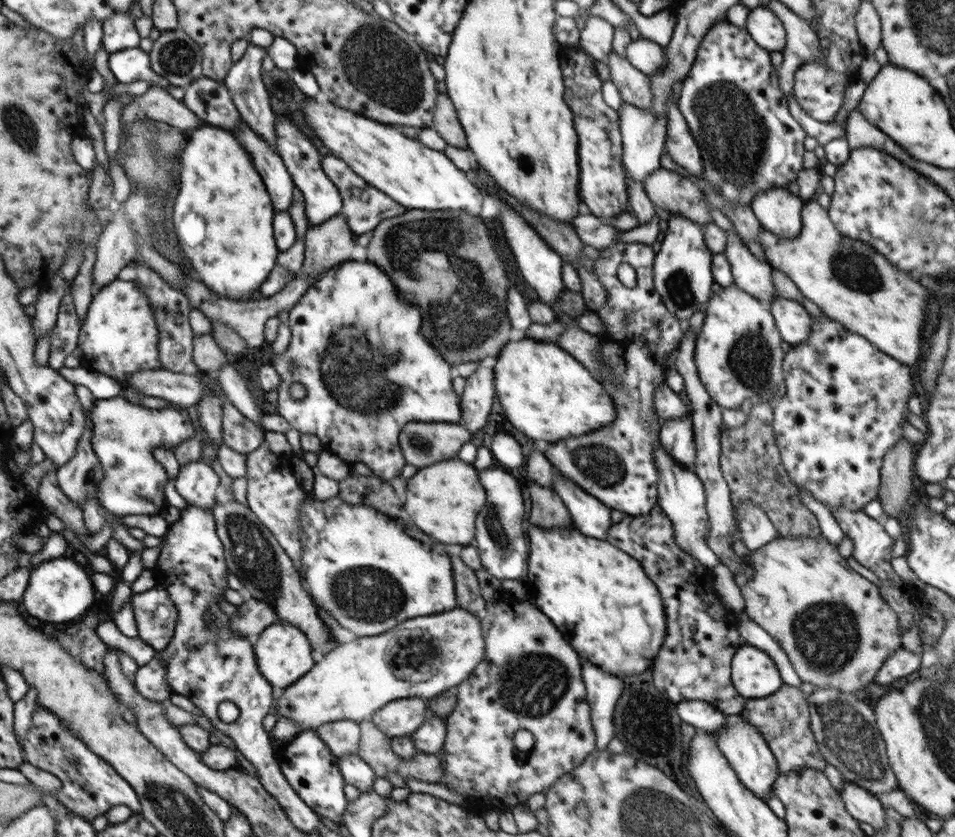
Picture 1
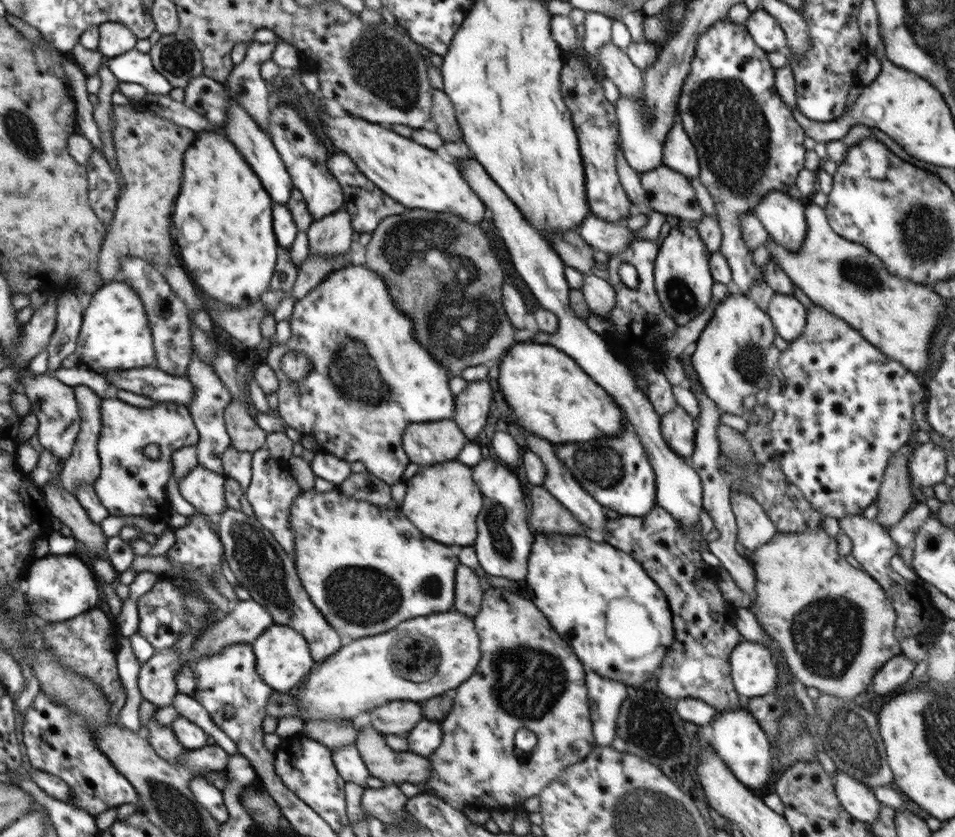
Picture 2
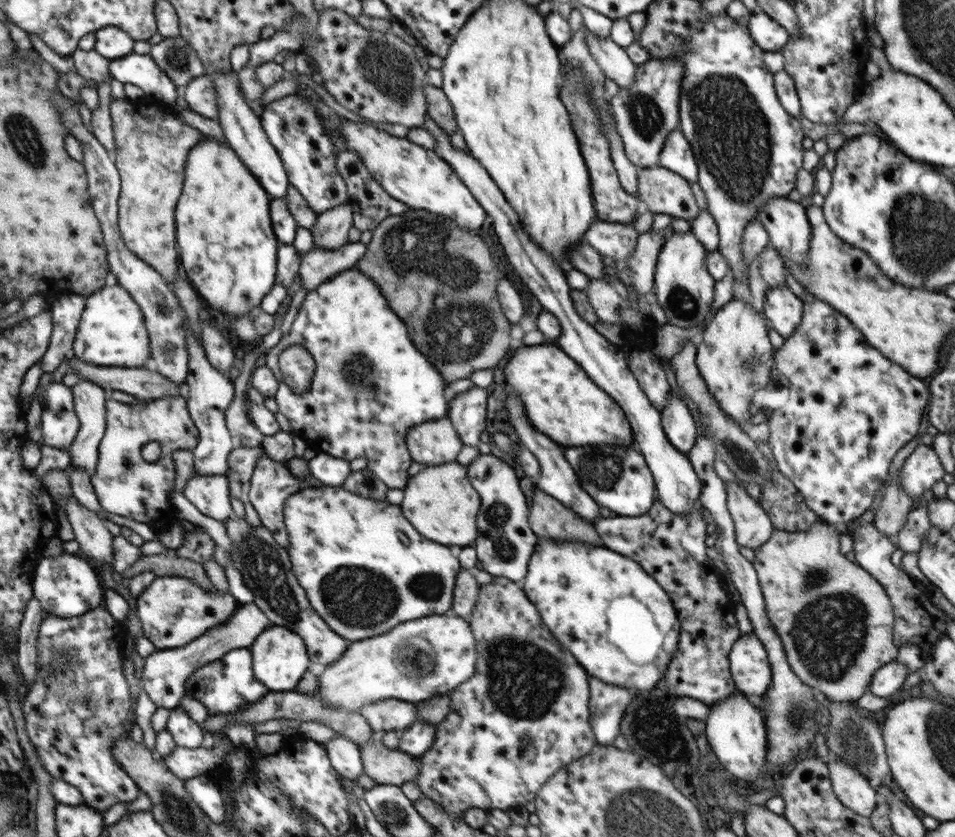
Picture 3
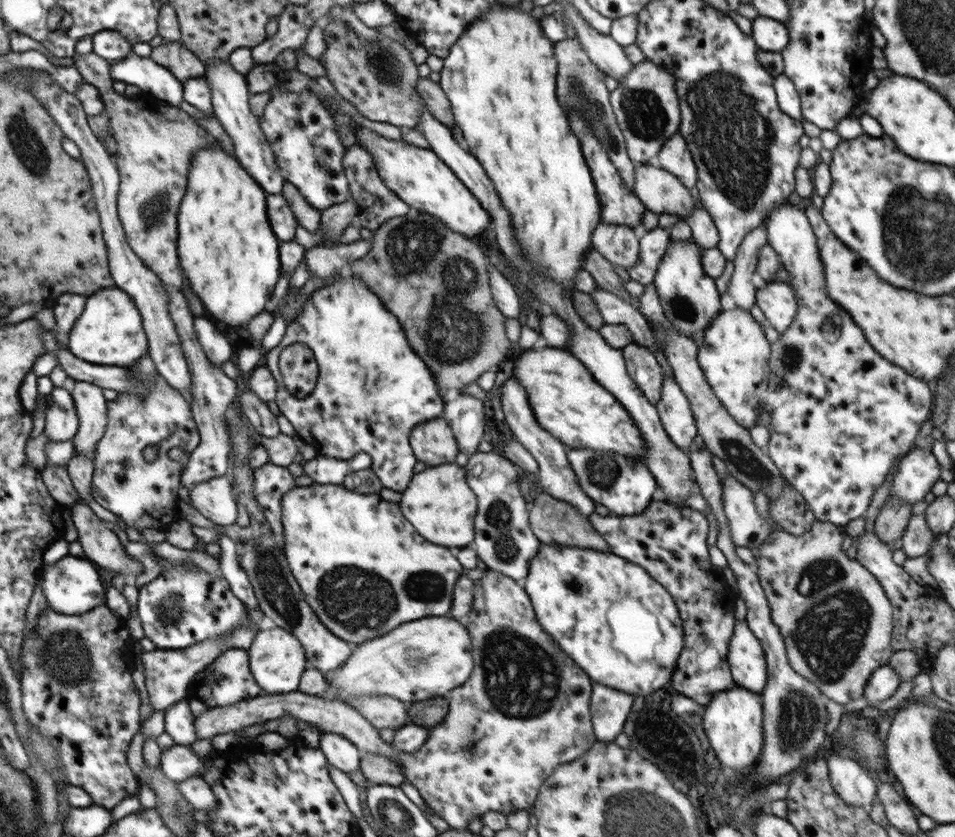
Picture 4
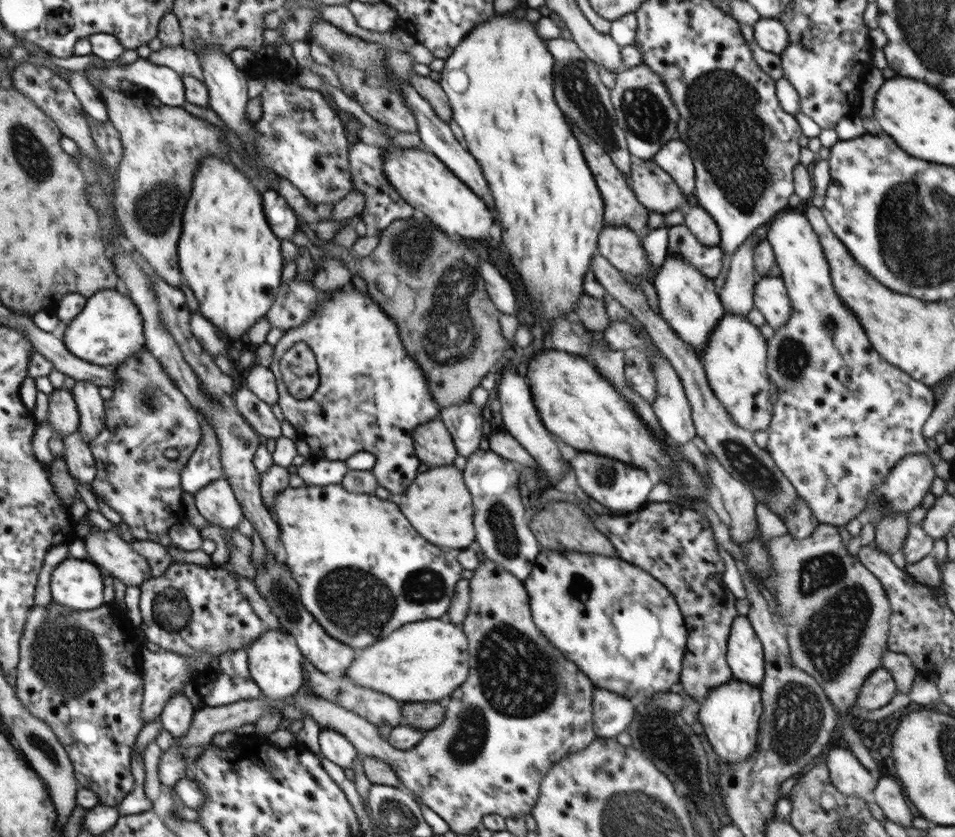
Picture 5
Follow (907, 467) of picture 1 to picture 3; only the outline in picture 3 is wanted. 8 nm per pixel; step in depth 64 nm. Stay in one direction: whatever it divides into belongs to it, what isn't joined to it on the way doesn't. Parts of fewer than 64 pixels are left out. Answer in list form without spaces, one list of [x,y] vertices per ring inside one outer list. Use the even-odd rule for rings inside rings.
[[[896,474],[884,487],[882,501],[876,509],[872,522],[875,528],[878,528],[880,532],[892,540],[896,538],[897,533],[906,523],[910,511],[915,507],[915,500],[902,489],[900,482],[901,479]]]

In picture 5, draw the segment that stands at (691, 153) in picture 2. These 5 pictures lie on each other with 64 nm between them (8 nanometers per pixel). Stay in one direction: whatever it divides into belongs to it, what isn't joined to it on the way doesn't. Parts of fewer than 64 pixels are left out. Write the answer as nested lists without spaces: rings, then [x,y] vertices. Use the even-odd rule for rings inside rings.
[[[678,137],[669,140],[658,150],[652,160],[668,174],[674,177],[674,182],[687,198],[693,199],[695,190],[694,160],[689,148]]]

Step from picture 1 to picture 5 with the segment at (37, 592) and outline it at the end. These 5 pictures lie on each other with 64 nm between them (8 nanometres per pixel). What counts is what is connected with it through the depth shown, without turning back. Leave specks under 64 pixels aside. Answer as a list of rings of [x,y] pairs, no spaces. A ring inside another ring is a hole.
[[[68,557],[50,577],[51,600],[70,610],[92,610],[104,605],[104,584],[100,570],[92,562]]]

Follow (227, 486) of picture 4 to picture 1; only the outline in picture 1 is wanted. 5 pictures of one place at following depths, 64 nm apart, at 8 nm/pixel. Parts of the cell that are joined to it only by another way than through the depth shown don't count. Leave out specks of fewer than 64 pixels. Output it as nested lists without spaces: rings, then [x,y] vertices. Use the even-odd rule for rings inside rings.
[[[190,462],[179,468],[178,475],[174,478],[174,486],[188,505],[200,508],[214,506],[218,476],[208,463]]]

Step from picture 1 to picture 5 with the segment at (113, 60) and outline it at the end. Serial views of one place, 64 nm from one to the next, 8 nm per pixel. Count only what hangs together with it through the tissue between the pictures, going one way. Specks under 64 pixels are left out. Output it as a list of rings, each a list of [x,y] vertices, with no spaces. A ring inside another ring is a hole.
[[[140,57],[130,64],[116,64],[115,67],[95,70],[92,74],[99,84],[118,91],[121,91],[120,81],[128,80],[136,88],[147,89],[152,97],[164,105],[181,107],[187,101],[182,77],[177,72]]]

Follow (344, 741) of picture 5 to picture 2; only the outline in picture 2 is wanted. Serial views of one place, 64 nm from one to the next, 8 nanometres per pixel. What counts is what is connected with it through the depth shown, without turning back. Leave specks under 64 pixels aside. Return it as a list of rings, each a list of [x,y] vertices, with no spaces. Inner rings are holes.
[[[355,744],[332,750],[332,761],[345,782],[354,782],[364,789],[368,788],[366,780],[370,778],[370,773]]]

